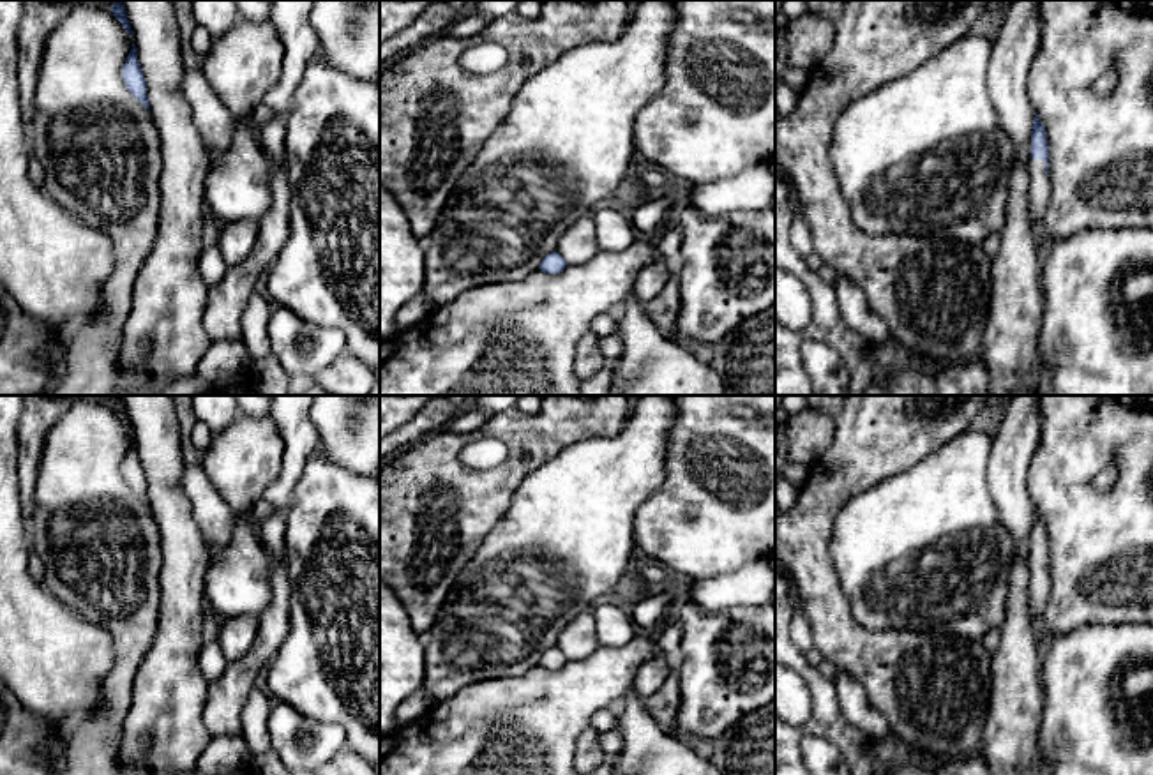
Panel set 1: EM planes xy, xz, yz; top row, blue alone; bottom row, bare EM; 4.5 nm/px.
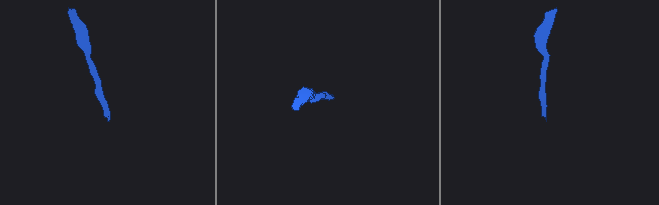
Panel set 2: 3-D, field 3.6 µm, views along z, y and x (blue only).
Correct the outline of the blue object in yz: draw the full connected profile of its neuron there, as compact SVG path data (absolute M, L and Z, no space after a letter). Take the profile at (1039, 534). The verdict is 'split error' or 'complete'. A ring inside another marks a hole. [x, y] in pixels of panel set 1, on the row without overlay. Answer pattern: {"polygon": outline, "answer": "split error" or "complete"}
{"polygon": "M1035 508L1033 526L1031 526L1031 563L1029 563L1029 614L1044 616L1049 593L1049 542L1045 523Z", "answer": "split error"}

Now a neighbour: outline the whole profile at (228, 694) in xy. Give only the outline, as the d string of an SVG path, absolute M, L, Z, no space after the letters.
M286 560L274 563L272 600L258 616L258 634L251 650L208 683L205 724L212 736L242 734L242 710L256 687L258 673L268 666L290 632L290 579Z

